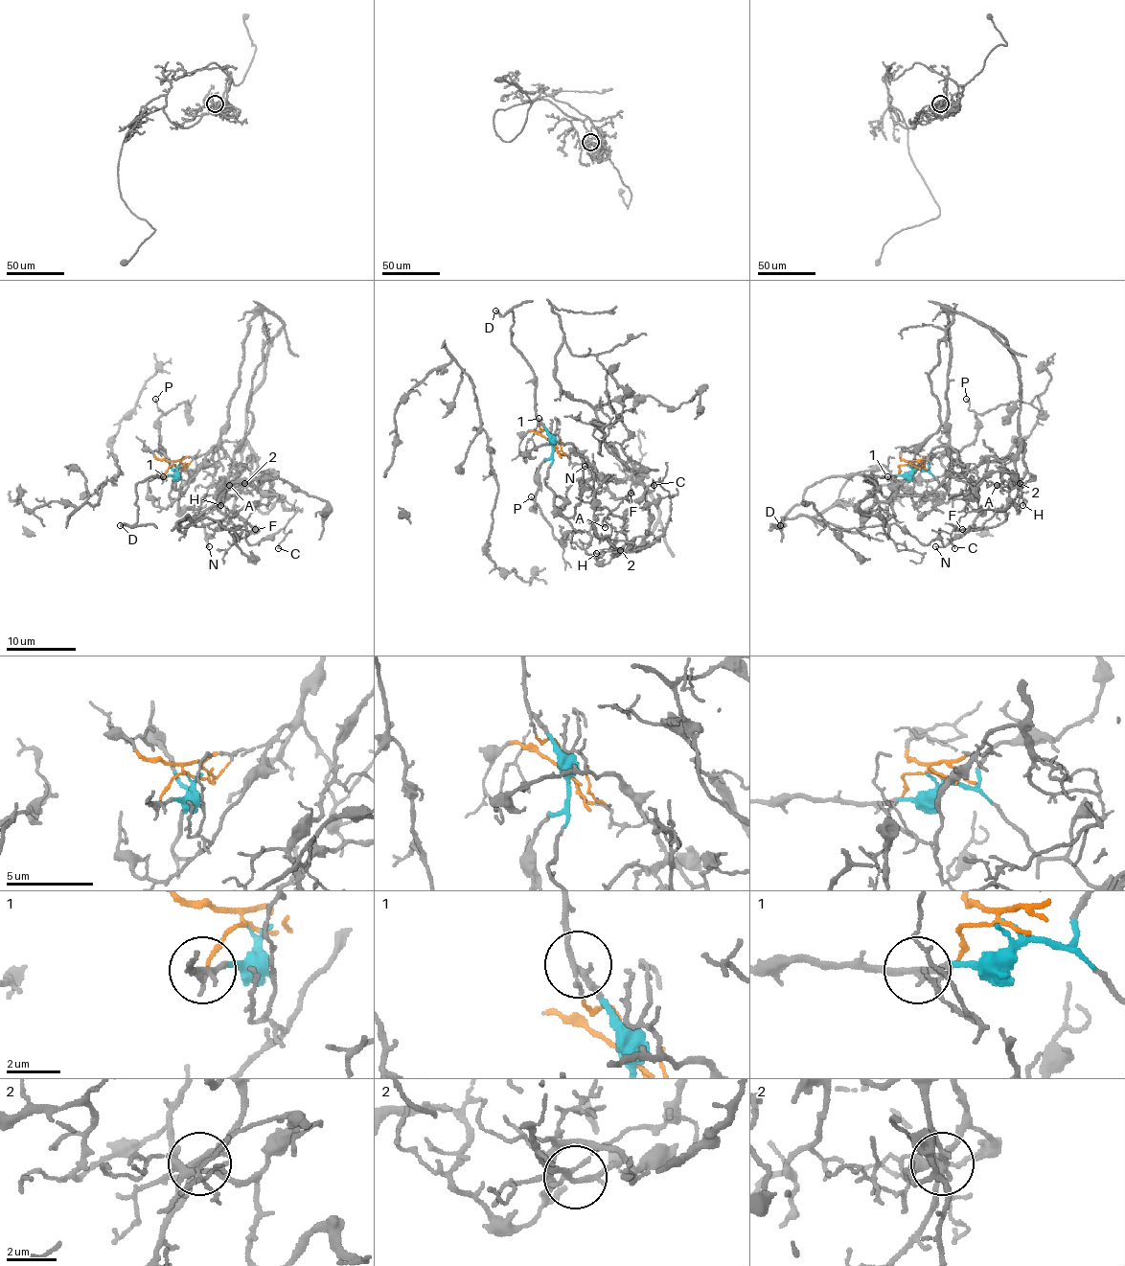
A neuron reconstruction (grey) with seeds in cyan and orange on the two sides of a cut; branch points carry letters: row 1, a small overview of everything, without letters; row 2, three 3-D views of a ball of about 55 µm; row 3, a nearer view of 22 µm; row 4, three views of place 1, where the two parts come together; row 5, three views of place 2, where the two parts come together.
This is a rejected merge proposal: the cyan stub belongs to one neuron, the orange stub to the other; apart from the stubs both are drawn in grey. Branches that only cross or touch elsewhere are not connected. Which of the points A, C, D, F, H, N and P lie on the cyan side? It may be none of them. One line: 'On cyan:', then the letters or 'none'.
On cyan: D, N, P

